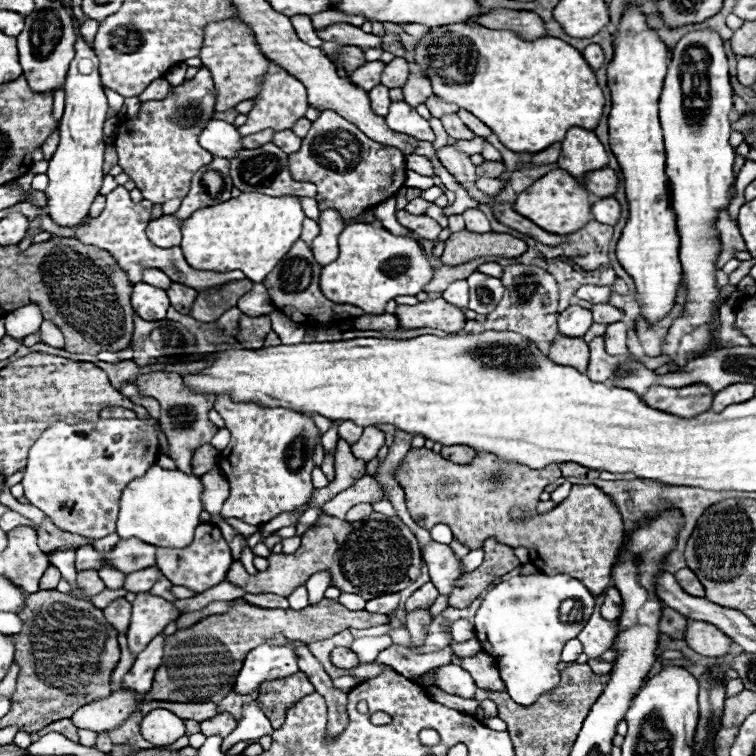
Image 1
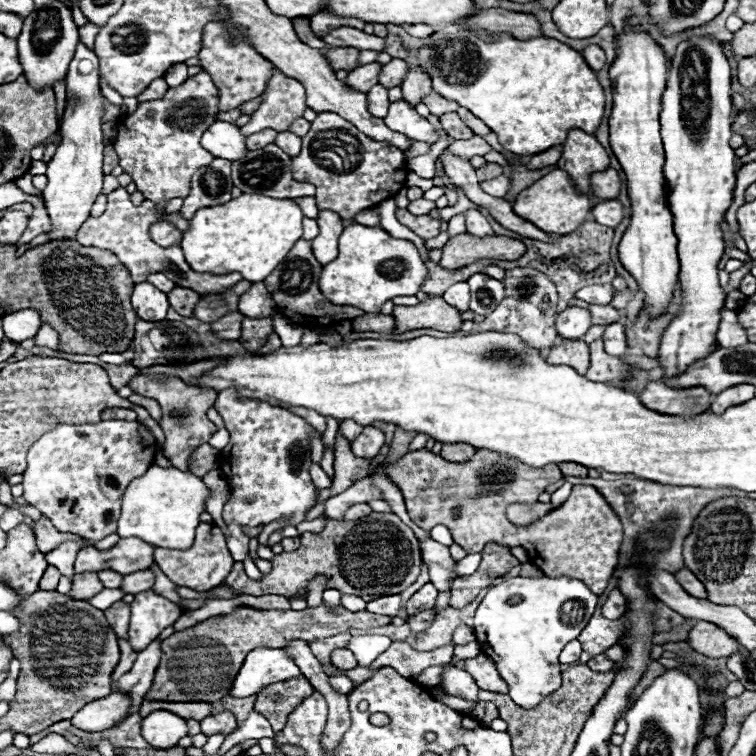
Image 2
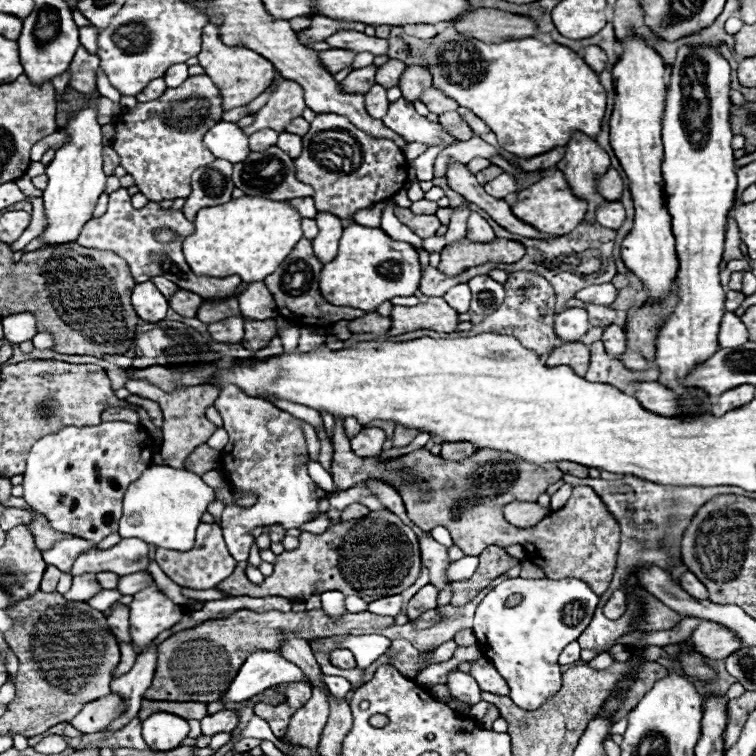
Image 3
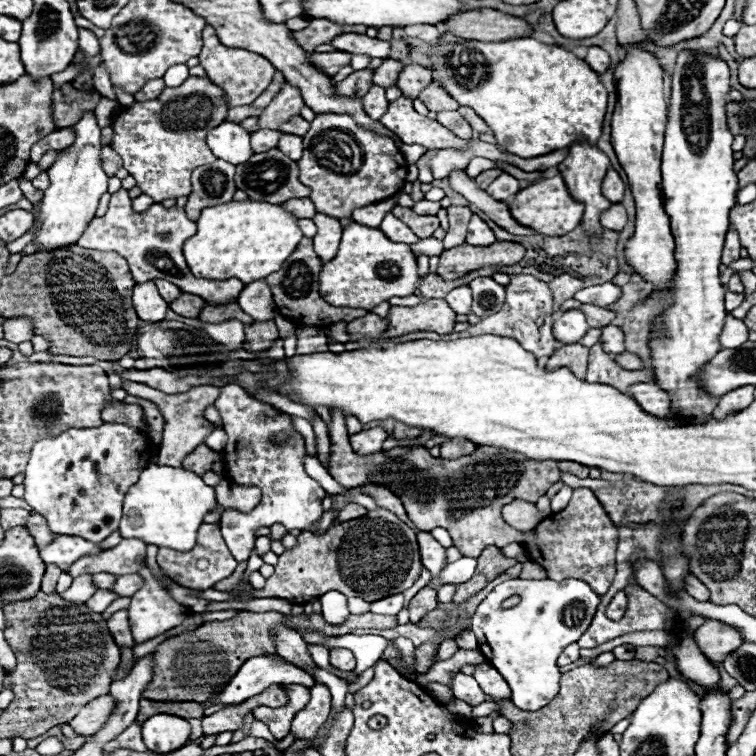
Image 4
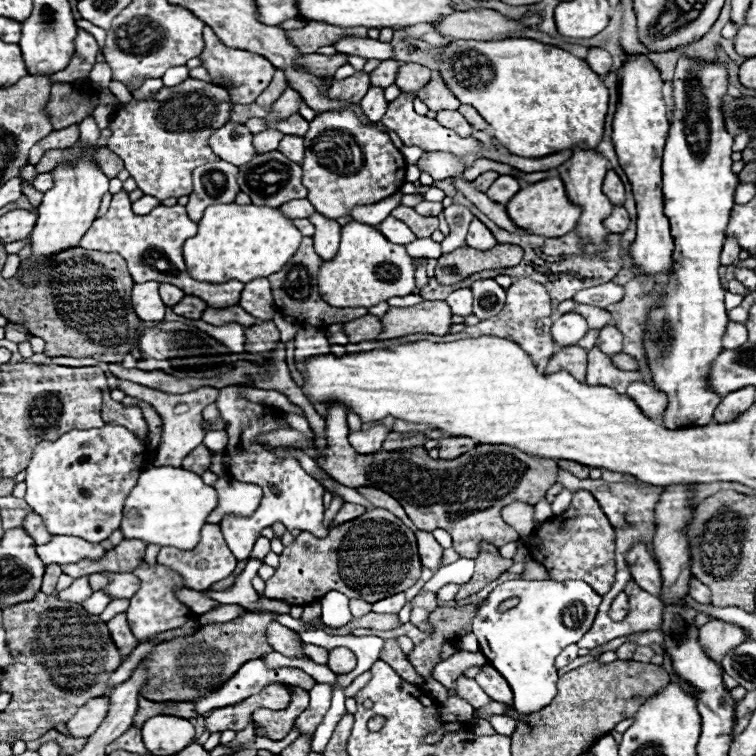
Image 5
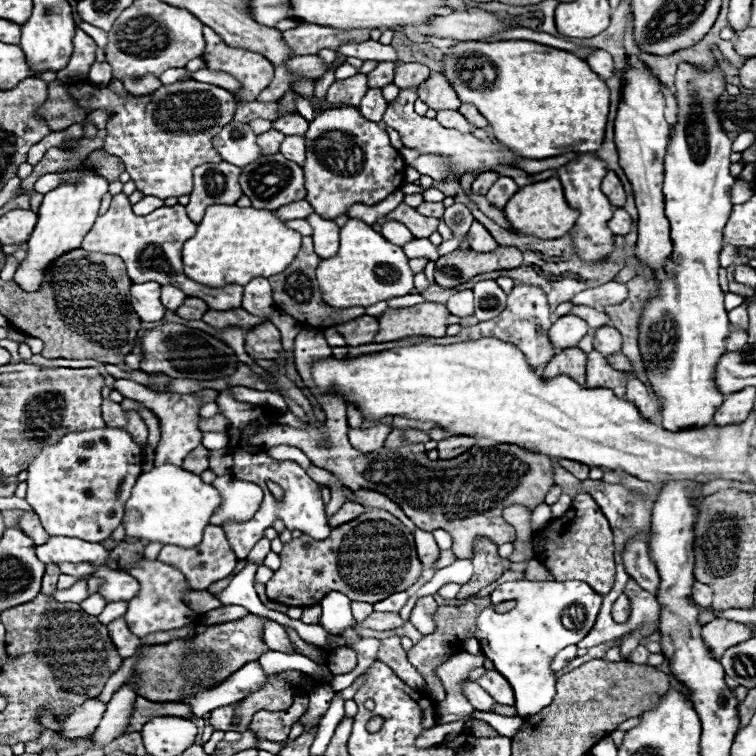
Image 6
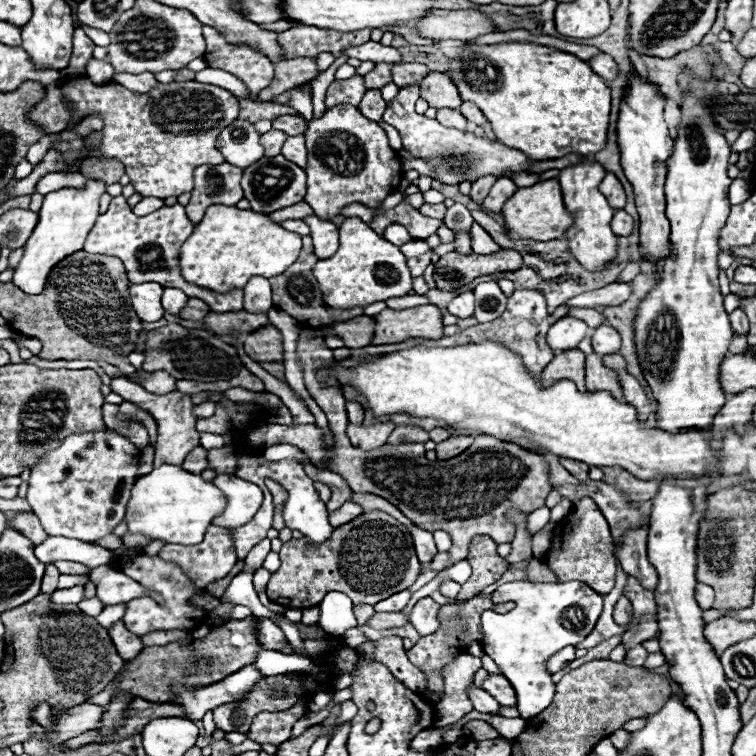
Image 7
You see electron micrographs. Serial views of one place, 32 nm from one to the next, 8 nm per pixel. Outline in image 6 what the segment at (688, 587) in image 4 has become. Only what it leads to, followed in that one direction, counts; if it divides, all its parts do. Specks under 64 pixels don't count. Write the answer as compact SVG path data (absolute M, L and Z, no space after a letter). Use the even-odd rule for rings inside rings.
M694 582L692 586L692 600L704 608L710 608L712 604L712 590L706 586L706 584L700 584L700 582Z

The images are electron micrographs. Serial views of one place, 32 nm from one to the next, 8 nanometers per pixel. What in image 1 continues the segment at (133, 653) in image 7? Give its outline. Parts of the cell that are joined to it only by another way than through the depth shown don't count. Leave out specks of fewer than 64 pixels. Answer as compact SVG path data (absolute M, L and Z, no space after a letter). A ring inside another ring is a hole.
M116 598L104 608L104 616L118 632L126 632L130 624L130 608L132 604L126 598Z

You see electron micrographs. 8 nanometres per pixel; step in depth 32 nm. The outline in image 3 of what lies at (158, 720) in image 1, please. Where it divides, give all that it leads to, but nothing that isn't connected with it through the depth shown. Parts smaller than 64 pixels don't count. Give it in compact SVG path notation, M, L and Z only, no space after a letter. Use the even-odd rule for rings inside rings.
M154 712L142 722L142 736L152 750L172 750L188 736L188 722L170 712Z

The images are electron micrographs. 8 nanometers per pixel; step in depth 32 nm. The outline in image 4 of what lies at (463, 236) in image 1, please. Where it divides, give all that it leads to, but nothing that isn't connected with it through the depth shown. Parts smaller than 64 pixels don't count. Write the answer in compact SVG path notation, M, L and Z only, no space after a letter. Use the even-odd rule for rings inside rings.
M496 240L492 246L472 246L468 242L444 250L436 272L444 280L456 280L470 270L484 266L512 266L524 258L524 246L516 242Z

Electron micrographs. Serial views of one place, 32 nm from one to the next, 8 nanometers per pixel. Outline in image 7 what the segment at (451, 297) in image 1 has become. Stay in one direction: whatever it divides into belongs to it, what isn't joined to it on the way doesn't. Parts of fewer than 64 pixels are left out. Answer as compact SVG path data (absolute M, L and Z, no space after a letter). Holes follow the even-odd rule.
M462 292L462 294L454 296L446 310L458 318L470 318L474 314L474 294Z

